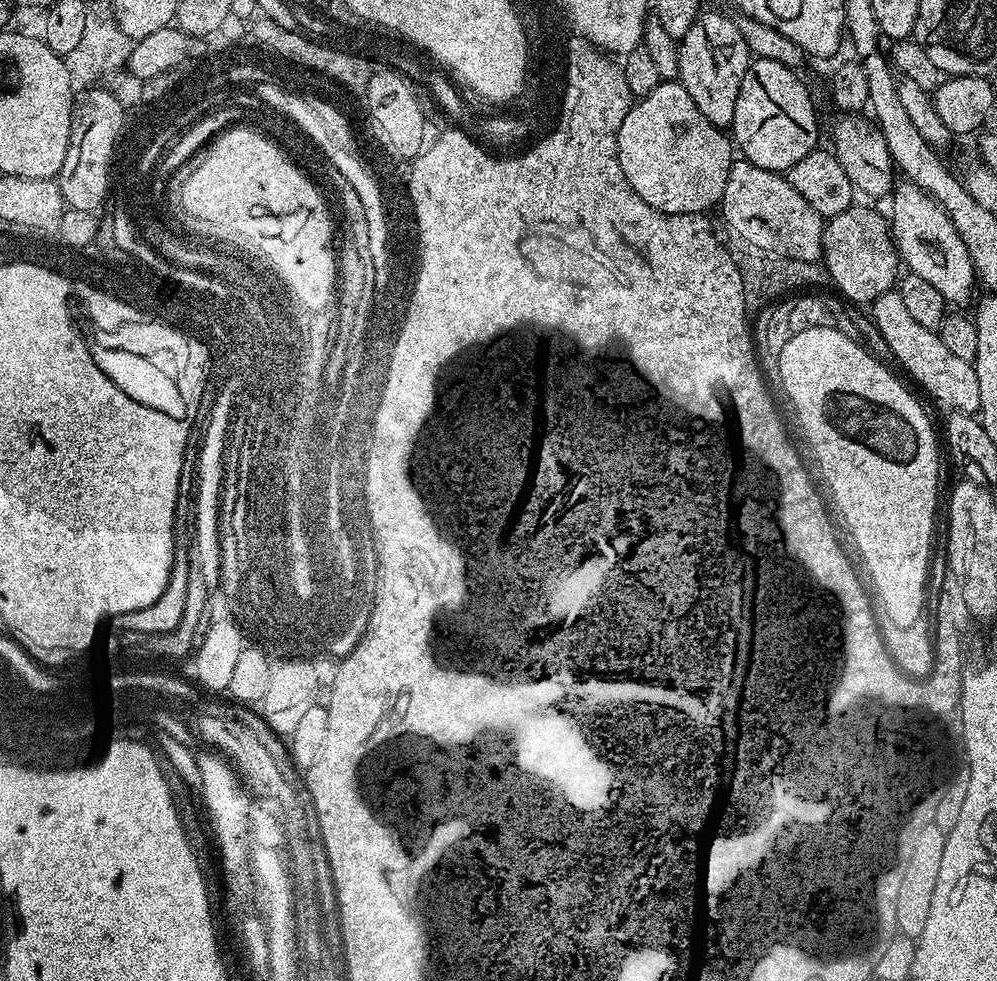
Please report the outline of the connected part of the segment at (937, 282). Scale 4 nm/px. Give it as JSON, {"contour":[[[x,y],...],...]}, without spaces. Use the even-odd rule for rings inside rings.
{"contour":[[[909,182],[897,183],[891,193],[891,200],[890,227],[903,267],[908,272],[918,274],[918,278],[926,278],[926,282],[930,282],[930,286],[937,288],[938,294],[942,294],[949,305],[960,306],[956,304],[964,304],[968,299],[971,301],[973,299],[972,283],[975,285],[978,280],[976,269],[972,267],[970,254],[962,238],[958,238],[958,230],[954,230],[954,222],[950,222],[946,210],[942,210],[942,206],[938,206],[938,202],[927,196],[920,187]]]}

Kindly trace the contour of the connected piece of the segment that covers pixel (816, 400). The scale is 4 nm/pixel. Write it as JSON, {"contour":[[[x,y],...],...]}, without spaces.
{"contour":[[[815,328],[802,330],[792,339],[792,344],[784,348],[784,384],[788,384],[788,392],[792,392],[792,400],[796,400],[796,408],[800,408],[800,420],[804,420],[804,428],[808,428],[808,436],[812,436],[812,448],[816,448],[816,456],[820,456],[820,464],[824,464],[824,476],[828,476],[828,484],[832,484],[832,492],[840,508],[844,508],[844,516],[848,516],[848,525],[854,533],[854,539],[860,540],[860,552],[868,558],[868,568],[872,568],[872,576],[876,576],[876,588],[880,588],[880,600],[884,600],[884,608],[888,608],[888,616],[896,620],[896,624],[912,624],[917,616],[910,615],[910,606],[914,596],[908,591],[912,587],[924,586],[924,572],[930,566],[927,556],[932,552],[932,519],[936,516],[936,487],[940,480],[940,452],[936,449],[938,436],[932,433],[932,424],[924,413],[924,408],[912,397],[912,392],[904,388],[904,384],[884,364],[872,355],[871,351],[862,343],[855,344],[853,337],[847,332],[830,330],[829,328]]]}

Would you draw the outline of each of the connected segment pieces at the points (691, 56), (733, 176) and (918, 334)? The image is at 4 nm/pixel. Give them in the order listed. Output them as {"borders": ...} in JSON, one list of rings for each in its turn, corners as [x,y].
{"borders":[[[[701,11],[696,21],[678,42],[680,49],[679,83],[694,98],[694,106],[706,114],[716,128],[727,129],[734,118],[738,90],[750,63],[748,46],[739,33],[735,19],[720,12]]],[[[743,158],[733,159],[719,207],[724,208],[725,222],[744,239],[741,241],[747,247],[802,262],[821,259],[820,242],[825,221],[781,173],[762,170]]],[[[893,290],[882,294],[870,306],[875,331],[885,340],[891,359],[896,359],[942,407],[952,412],[976,414],[980,411],[978,374],[973,362],[958,358],[942,343],[939,331],[921,326],[902,303],[902,294]]]]}

